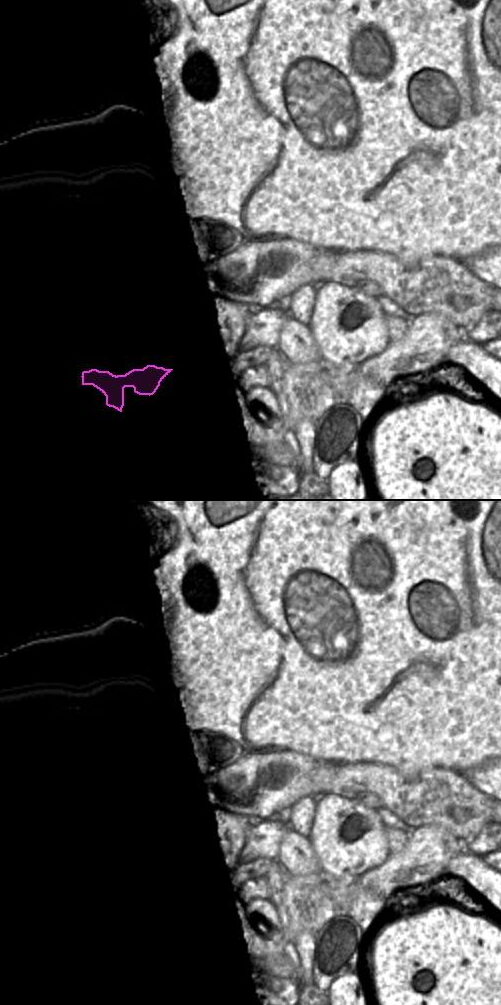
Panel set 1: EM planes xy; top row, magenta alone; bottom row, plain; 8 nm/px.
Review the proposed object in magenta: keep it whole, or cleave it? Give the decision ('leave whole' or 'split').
split

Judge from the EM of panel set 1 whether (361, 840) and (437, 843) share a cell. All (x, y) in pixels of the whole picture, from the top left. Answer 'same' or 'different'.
different

